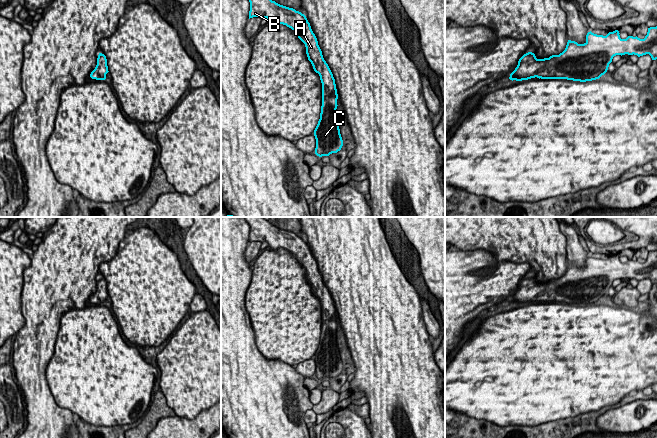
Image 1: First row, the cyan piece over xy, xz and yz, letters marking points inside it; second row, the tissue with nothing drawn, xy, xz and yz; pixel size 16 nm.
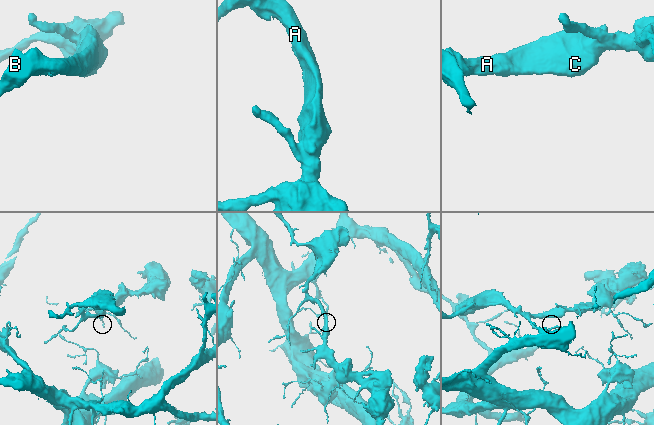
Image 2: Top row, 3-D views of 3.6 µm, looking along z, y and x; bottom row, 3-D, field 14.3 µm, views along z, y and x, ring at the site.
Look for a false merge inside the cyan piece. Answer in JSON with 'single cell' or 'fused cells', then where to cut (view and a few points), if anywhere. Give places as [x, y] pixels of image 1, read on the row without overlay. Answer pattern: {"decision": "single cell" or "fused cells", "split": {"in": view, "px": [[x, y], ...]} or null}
{"decision": "single cell", "split": null}

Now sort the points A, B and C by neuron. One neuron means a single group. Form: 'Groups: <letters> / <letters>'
Groups: A B C

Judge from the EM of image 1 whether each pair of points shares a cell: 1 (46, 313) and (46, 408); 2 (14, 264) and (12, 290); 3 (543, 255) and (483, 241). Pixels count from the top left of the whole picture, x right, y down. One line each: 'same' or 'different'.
1: same
2: same
3: same

